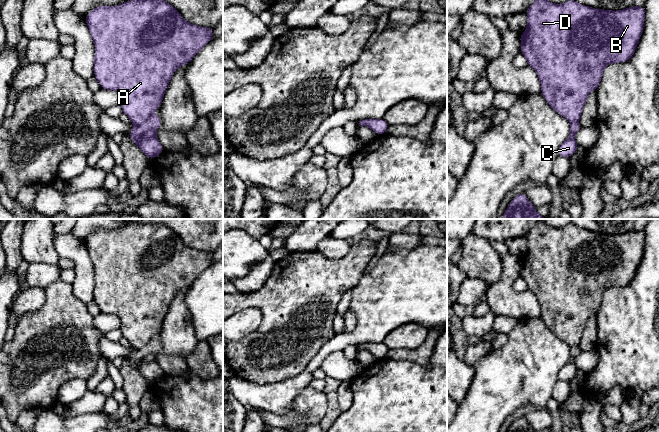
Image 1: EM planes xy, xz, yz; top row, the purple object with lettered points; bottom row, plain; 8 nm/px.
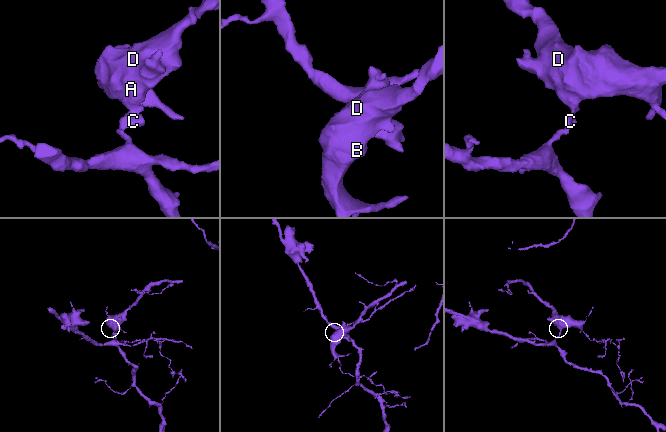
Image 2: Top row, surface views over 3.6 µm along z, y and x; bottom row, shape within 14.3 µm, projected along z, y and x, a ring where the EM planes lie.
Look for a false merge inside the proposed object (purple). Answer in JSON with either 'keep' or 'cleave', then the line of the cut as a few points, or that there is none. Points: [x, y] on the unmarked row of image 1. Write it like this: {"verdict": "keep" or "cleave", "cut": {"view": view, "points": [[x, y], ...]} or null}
{"verdict": "cleave", "cut": {"view": "xy", "points": [[144, 346], [135, 350]]}}

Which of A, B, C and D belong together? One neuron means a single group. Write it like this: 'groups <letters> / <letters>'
groups A B D / C

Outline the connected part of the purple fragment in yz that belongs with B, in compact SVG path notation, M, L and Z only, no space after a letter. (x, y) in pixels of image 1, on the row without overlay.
M538 219L525 237L527 251L520 259L520 276L537 297L545 325L571 348L578 346L588 320L601 306L605 291L625 287L634 279L644 253L645 233L595 233L573 222L555 228Z

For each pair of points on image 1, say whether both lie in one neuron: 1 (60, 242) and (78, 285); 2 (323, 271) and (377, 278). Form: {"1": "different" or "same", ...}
{"1": "same", "2": "different"}

